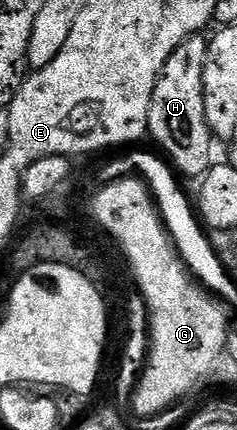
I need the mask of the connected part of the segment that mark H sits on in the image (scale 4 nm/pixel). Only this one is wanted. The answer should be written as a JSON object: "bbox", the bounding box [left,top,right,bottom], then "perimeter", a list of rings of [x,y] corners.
{"bbox":[147,35,213,178],"perimeter":[[[203,35],[187,37],[179,44],[177,51],[169,55],[165,67],[159,73],[149,107],[147,132],[150,140],[155,140],[163,148],[162,156],[184,178],[202,178],[213,164],[213,134],[205,111],[205,61],[208,44],[208,38],[203,38]]]}

